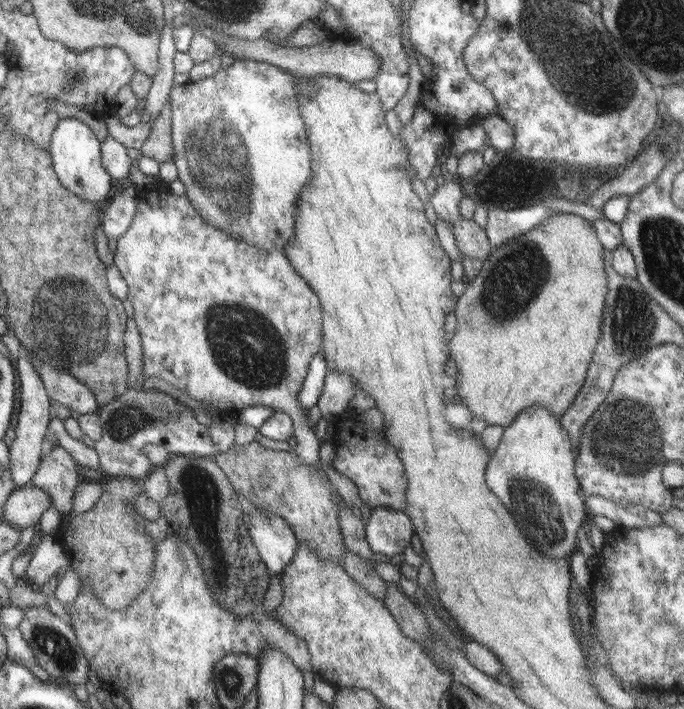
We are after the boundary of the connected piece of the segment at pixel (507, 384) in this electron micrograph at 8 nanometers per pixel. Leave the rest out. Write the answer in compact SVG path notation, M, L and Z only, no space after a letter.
M556 213L554 216L550 216L544 224L536 226L534 230L509 238L498 248L494 248L488 259L484 261L484 267L480 270L480 274L468 282L466 290L458 298L456 310L453 311L458 319L459 330L454 332L449 343L457 366L455 379L458 395L462 397L463 404L468 406L474 416L487 420L489 425L507 427L524 409L534 405L545 406L558 418L571 407L575 396L583 388L584 378L587 378L586 370L592 360L598 336L600 336L600 322L602 322L602 312L604 312L606 295L609 291L607 274L604 270L606 261L603 259L606 254L603 243L596 234L593 222L574 214L564 213Z

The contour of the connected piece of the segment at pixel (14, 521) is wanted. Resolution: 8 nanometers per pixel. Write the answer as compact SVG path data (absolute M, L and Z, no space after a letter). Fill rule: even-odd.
M34 485L16 488L5 504L3 517L7 523L25 529L28 526L38 526L38 522L53 502L46 490Z

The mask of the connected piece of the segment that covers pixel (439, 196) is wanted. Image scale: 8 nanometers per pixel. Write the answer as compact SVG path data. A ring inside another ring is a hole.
M457 179L451 182L441 181L436 193L431 196L430 202L440 219L452 226L456 221L462 219L460 216L460 201L465 195L462 187L458 185Z

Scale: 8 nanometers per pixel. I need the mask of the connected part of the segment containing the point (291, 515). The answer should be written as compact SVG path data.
M258 441L245 445L233 444L226 452L216 455L216 464L224 471L234 490L247 498L252 507L264 512L276 512L295 531L295 537L311 546L320 558L333 558L343 565L346 544L340 506L337 506L343 499L325 474L306 466L294 450L272 450Z

